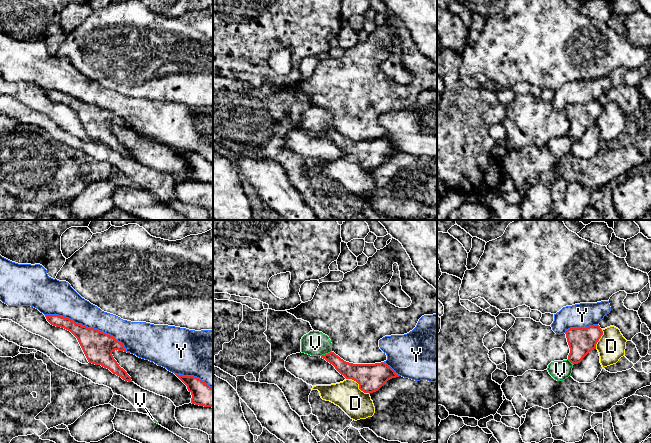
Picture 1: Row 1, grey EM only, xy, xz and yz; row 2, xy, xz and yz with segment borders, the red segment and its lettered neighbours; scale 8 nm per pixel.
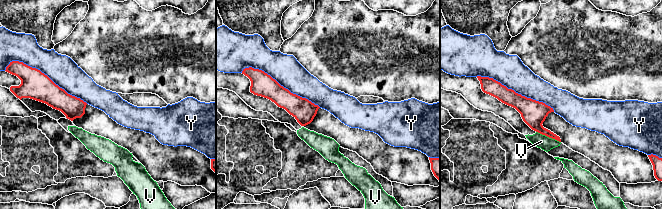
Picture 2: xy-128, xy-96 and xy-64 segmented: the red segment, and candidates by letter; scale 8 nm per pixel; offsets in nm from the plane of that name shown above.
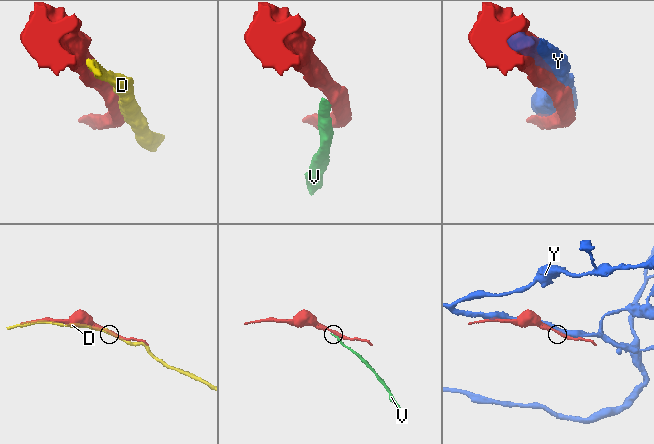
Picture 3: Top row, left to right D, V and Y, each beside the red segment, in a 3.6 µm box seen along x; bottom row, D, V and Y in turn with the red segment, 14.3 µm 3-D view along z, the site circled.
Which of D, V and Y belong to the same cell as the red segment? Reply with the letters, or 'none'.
none

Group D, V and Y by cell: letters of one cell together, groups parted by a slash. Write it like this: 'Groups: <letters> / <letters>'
Groups: D / V / Y

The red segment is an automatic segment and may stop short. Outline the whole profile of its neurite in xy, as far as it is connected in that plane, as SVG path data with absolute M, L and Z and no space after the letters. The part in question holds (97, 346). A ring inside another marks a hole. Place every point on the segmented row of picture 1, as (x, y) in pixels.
M45 315L47 321L56 327L70 331L78 340L89 363L101 365L123 380L132 382L127 372L119 366L112 352L126 351L124 345L113 336L94 328L88 328L59 315Z

